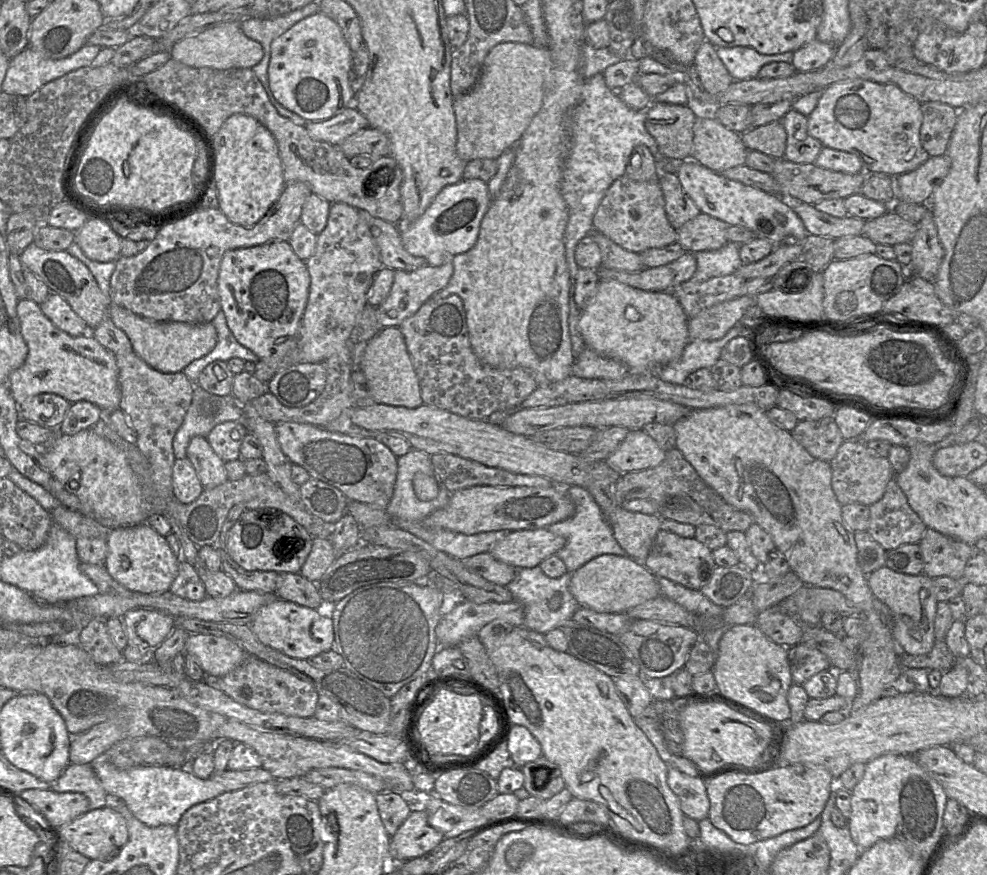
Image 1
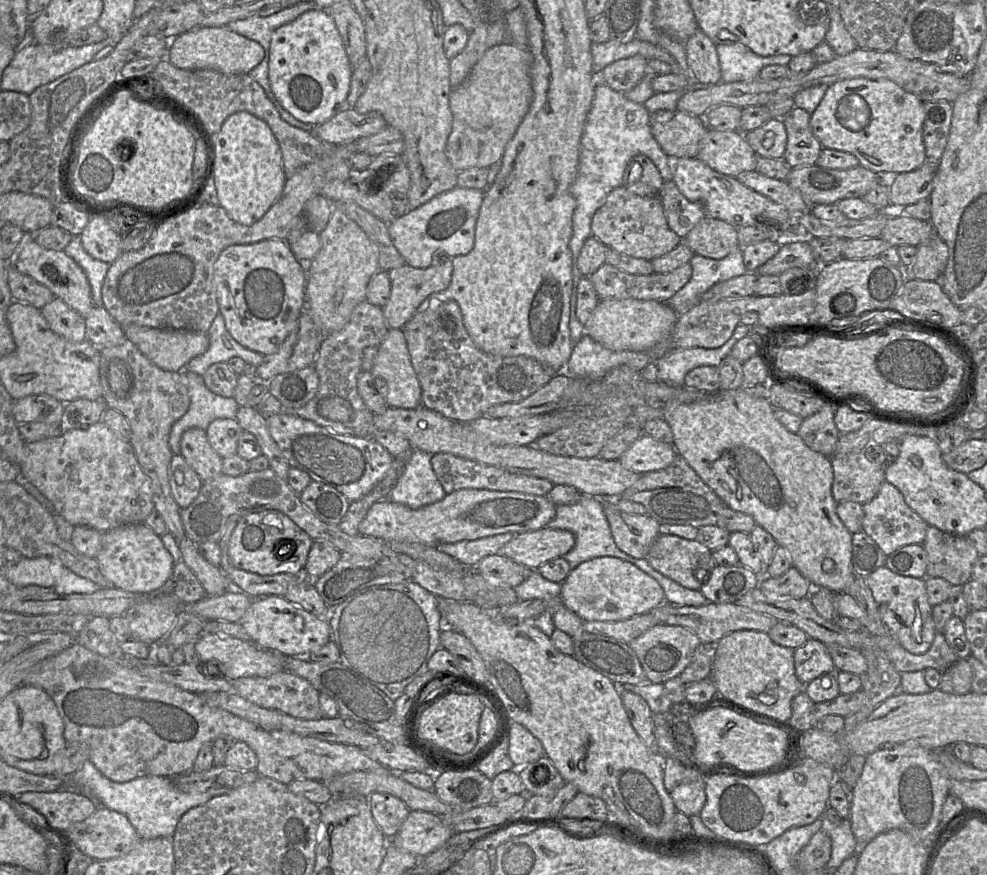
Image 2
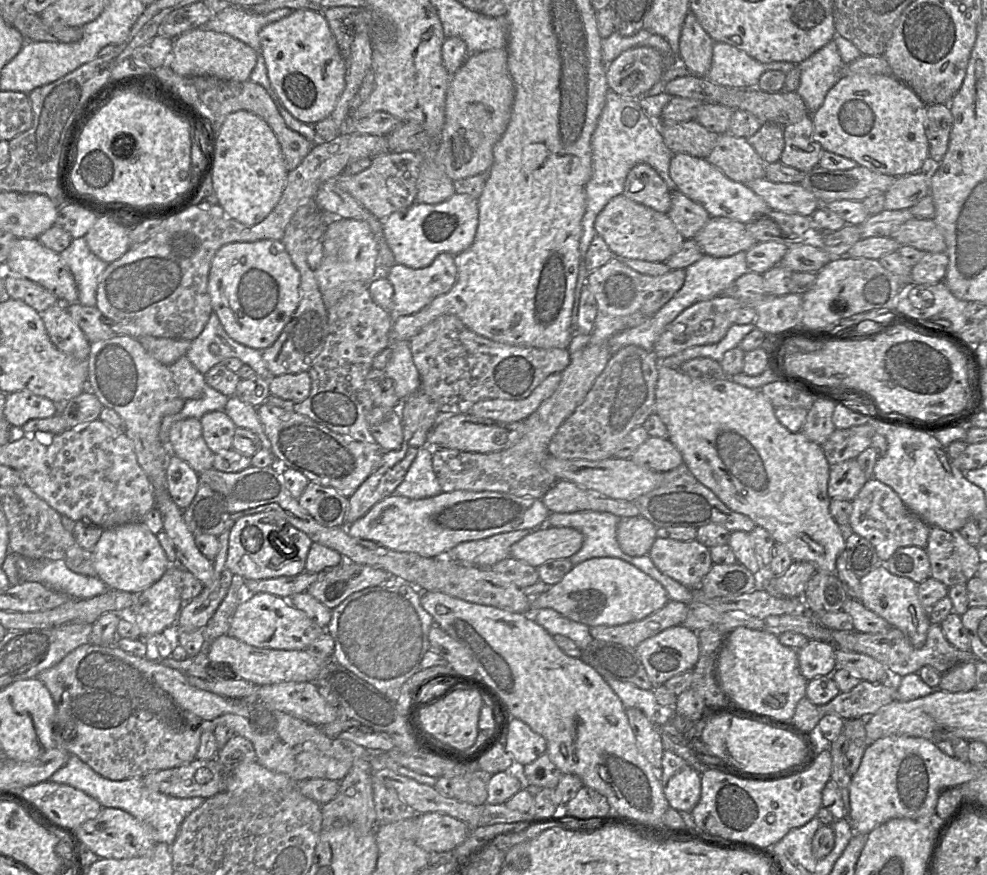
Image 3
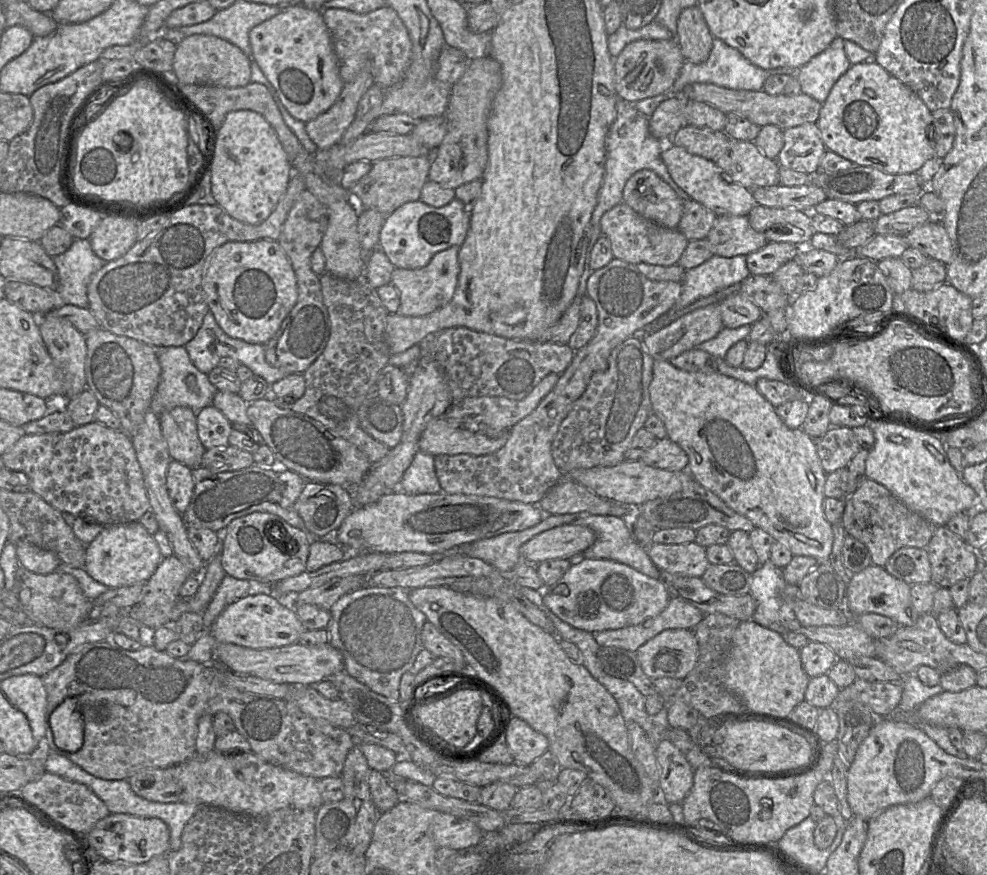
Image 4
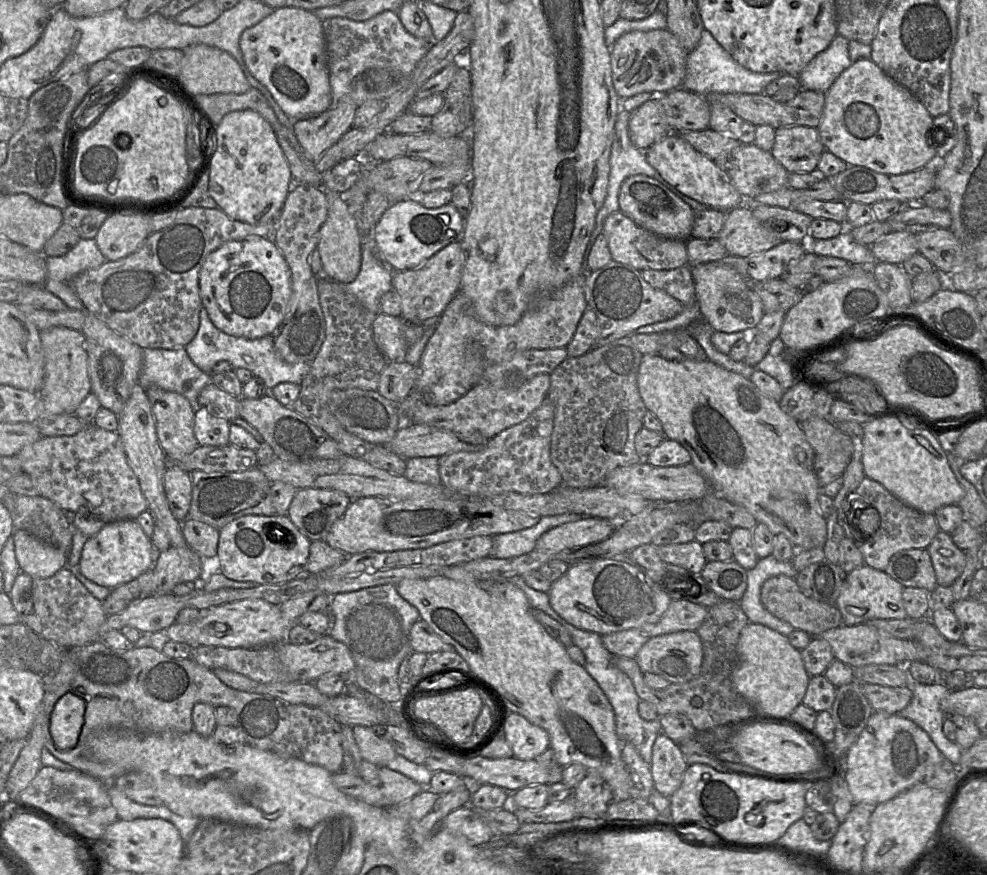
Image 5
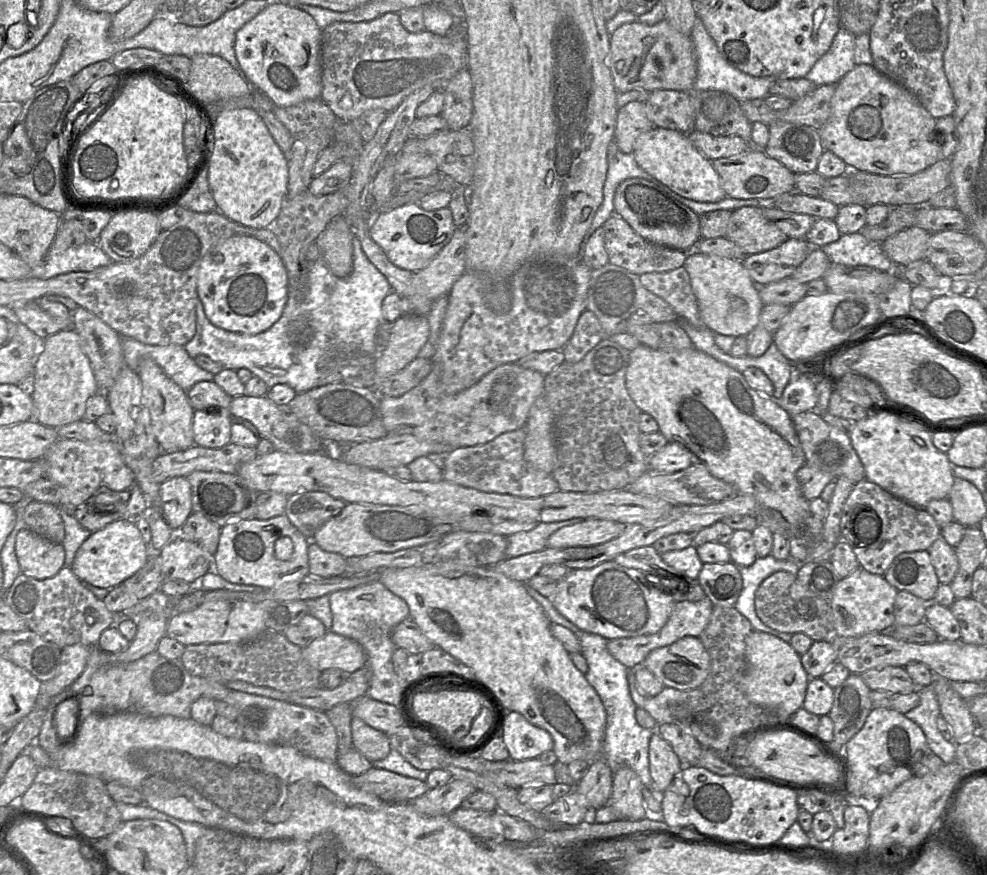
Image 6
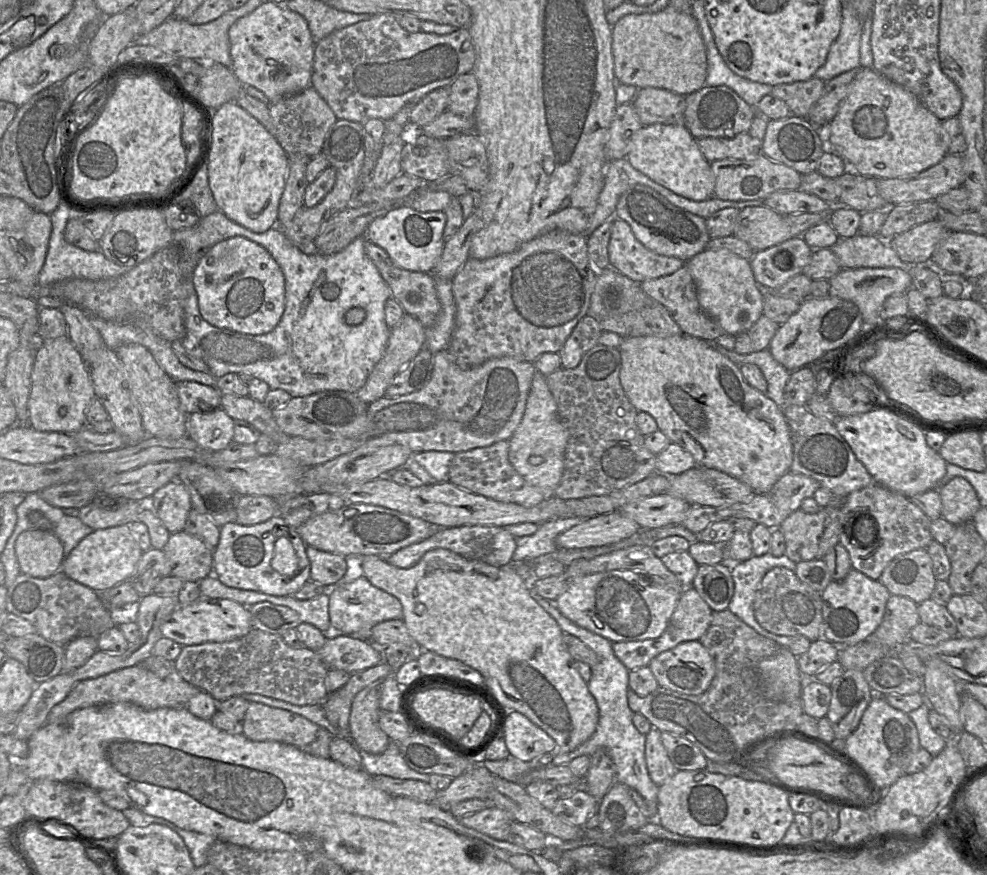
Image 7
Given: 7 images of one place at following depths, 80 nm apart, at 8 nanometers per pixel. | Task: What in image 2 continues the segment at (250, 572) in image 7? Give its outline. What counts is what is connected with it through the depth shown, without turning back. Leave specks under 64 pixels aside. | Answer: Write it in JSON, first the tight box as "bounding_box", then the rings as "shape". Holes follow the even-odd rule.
{"bounding_box":[229,510,314,576],"shape":[[[264,510],[241,516],[229,540],[229,562],[231,566],[259,575],[280,573],[299,576],[307,561],[314,541],[288,516],[277,510]],[[288,538],[299,538],[288,543]],[[278,546],[280,546],[278,548]],[[283,546],[290,548],[282,548]]]}

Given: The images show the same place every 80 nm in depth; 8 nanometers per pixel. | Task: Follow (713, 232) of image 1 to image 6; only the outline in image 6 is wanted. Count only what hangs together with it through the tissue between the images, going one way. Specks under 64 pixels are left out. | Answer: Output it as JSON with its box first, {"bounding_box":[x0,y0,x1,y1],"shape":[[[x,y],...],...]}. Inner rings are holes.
{"bounding_box":[725,204,788,255],"shape":[[[762,204],[743,206],[733,211],[725,237],[746,255],[771,250],[788,239],[776,224],[765,218]]]}

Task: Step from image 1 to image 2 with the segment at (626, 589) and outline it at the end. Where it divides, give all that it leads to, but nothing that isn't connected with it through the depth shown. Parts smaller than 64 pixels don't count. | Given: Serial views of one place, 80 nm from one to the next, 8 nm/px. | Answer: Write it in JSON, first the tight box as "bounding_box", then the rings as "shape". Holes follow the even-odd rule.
{"bounding_box":[562,557,665,621],"shape":[[[597,557],[572,569],[562,582],[564,606],[583,621],[621,621],[645,614],[665,602],[664,590],[634,564],[617,557]]]}

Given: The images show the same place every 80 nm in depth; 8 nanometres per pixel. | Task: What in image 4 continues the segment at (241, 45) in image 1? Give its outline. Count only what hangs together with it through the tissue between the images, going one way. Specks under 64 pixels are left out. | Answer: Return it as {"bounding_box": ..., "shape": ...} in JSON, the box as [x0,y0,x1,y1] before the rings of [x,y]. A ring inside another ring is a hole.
{"bounding_box":[173,34,250,88],"shape":[[[194,34],[176,44],[173,75],[181,84],[214,85],[227,88],[250,83],[249,58],[235,45],[213,35]]]}

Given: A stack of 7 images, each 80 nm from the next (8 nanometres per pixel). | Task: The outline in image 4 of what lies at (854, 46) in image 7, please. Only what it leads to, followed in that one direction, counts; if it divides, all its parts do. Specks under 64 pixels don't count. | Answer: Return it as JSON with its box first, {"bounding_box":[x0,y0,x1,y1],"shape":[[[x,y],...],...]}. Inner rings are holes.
{"bounding_box":[792,37,851,104],"shape":[[[836,37],[826,50],[812,58],[806,65],[792,75],[797,77],[802,93],[811,96],[821,104],[826,101],[834,84],[851,66],[844,45],[846,42],[847,40]]]}

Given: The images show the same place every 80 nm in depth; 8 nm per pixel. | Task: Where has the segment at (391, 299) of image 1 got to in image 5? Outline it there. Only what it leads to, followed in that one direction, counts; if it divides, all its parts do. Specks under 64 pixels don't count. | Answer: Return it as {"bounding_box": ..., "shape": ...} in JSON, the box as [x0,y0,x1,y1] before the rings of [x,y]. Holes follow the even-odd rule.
{"bounding_box":[392,242,463,324],"shape":[[[452,242],[439,250],[420,267],[394,271],[392,286],[401,299],[401,317],[412,324],[438,320],[447,305],[459,292],[463,269],[463,252],[460,242]]]}

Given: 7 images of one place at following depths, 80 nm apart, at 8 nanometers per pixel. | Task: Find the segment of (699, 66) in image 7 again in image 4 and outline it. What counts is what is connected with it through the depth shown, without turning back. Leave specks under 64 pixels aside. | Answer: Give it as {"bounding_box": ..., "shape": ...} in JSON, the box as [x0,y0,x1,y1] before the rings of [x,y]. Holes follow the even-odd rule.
{"bounding_box":[614,39,685,103],"shape":[[[640,39],[627,44],[614,61],[615,87],[619,98],[631,103],[670,91],[685,58],[677,39]]]}

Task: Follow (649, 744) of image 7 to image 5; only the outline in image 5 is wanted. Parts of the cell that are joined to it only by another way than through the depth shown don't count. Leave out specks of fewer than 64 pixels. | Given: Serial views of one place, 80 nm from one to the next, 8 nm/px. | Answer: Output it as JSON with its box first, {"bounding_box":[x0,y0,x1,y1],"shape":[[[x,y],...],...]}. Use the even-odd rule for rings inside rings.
{"bounding_box":[652,733,687,798],"shape":[[[664,733],[659,734],[652,747],[654,791],[670,798],[681,786],[687,767],[679,745]]]}

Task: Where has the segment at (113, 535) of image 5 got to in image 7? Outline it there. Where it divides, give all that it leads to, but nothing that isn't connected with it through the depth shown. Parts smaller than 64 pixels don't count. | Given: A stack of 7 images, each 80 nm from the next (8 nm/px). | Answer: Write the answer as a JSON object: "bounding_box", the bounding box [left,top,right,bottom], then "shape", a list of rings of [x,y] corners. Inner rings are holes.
{"bounding_box":[61,524,143,592],"shape":[[[128,524],[93,530],[65,557],[61,569],[70,579],[92,589],[104,592],[120,584],[134,572],[143,551],[134,539]]]}

